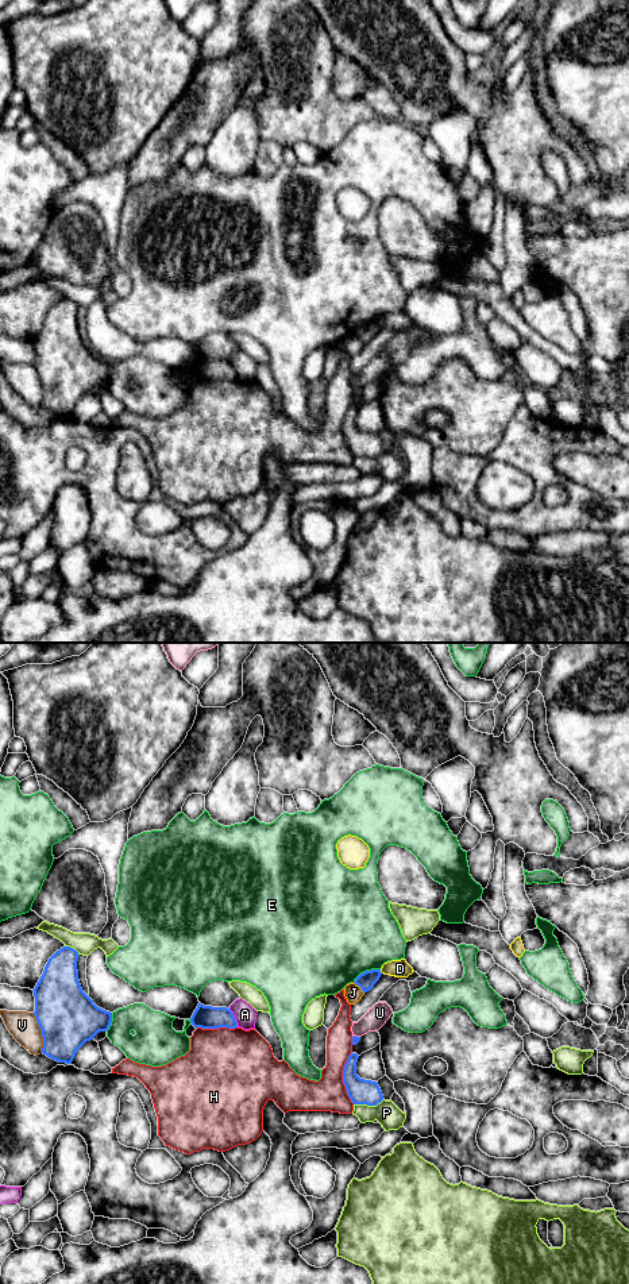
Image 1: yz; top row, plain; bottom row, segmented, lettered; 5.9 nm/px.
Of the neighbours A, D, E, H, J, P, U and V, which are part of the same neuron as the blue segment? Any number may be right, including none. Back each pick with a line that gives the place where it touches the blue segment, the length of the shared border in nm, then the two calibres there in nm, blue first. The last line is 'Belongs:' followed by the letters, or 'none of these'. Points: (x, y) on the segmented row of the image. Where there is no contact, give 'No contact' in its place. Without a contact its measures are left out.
Belongs: none of these

